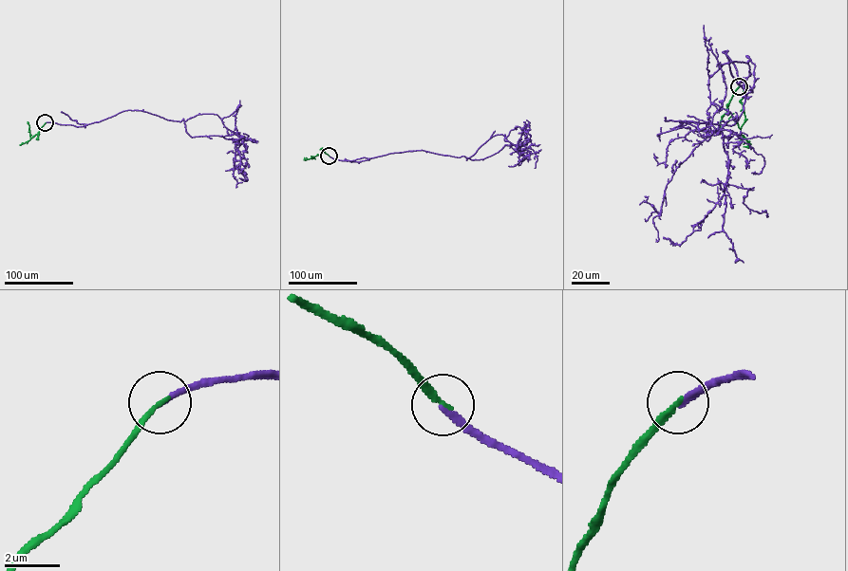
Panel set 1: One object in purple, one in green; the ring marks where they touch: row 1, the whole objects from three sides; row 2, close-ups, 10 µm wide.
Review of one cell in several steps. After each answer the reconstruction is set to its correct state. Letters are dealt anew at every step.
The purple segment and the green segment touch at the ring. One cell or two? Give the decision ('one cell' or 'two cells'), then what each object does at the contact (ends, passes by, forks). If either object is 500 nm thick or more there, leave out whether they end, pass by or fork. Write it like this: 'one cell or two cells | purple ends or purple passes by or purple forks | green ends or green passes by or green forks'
one cell | purple ends | green ends

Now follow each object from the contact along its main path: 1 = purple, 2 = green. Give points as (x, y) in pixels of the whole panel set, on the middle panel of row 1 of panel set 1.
1: (329, 156), (351, 161), (423, 150), (468, 158), (501, 134), (518, 152), (531, 137), (522, 128)
2: (329, 156), (323, 152), (311, 158)

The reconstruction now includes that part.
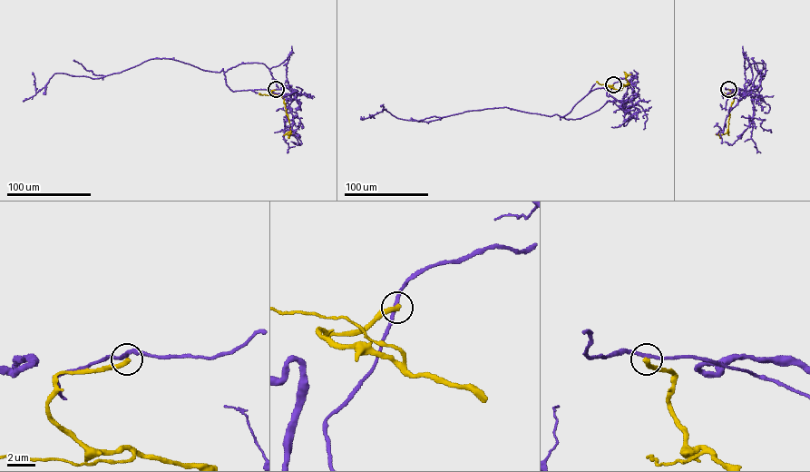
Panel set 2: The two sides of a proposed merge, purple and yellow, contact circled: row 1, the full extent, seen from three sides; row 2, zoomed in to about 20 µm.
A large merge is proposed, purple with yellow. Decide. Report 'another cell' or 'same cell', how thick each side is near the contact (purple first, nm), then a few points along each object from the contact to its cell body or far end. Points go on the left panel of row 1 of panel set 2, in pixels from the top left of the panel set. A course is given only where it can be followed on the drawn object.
another cell; 240 nm thick on the purple side, 360 nm on the other; purple runs (276, 89), (233, 91), (223, 70), (203, 70), (162, 58), (99, 78), (56, 73), (37, 93), (33, 72); yellow runs (276, 89), (271, 93), (284, 99), (290, 130), (288, 134), (293, 134)

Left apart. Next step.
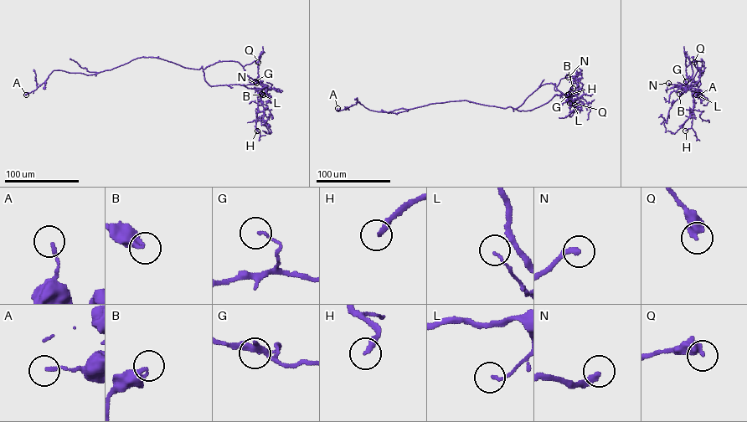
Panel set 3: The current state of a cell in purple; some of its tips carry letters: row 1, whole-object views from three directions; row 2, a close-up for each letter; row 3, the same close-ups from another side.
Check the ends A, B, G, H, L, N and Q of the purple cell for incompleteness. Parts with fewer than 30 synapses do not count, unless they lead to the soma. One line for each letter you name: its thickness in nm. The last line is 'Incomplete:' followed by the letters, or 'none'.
H: Thickness 280 nm
N: Thickness 280 nm
Incomplete: H, N

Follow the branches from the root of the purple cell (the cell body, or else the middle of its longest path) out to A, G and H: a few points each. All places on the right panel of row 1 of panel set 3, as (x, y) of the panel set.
A: (697, 66), (692, 57), (699, 74), (703, 73), (698, 70), (693, 79), (702, 94), (699, 95)
G: (697, 66), (698, 69), (700, 68), (700, 76), (696, 85), (674, 84), (691, 89), (686, 81)
H: (697, 66), (700, 76), (696, 85), (674, 84), (692, 90), (692, 125), (685, 131)

